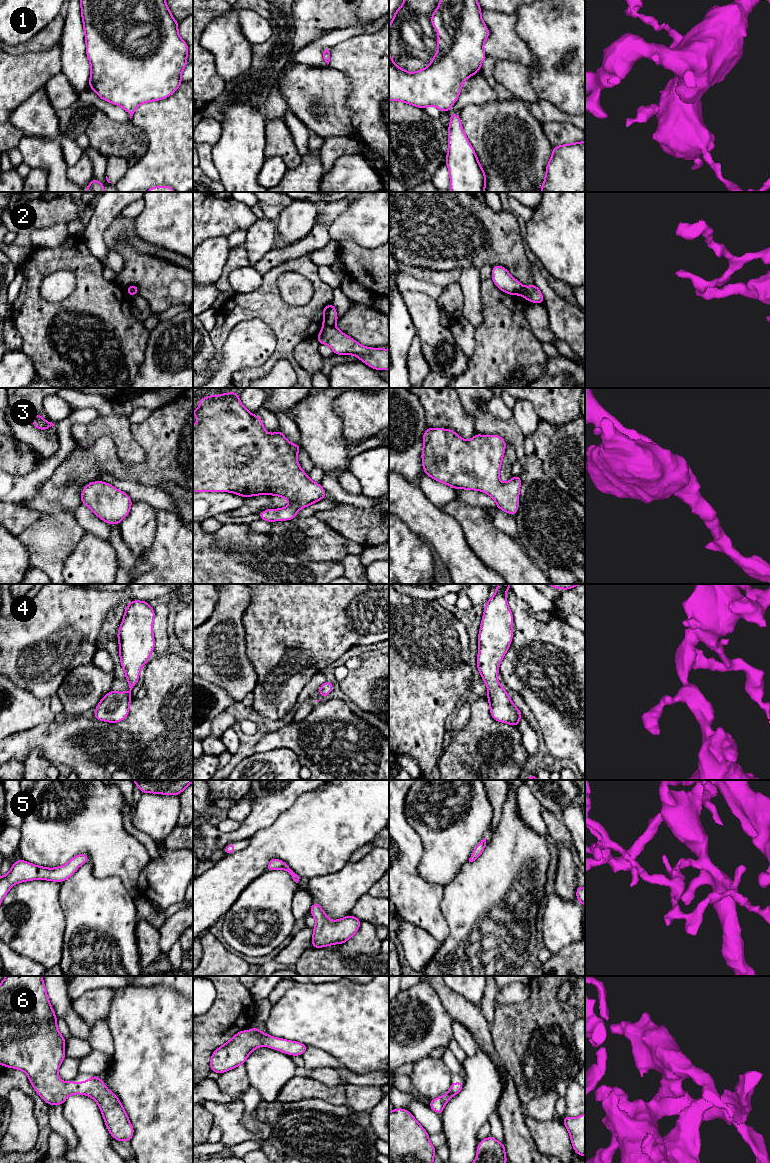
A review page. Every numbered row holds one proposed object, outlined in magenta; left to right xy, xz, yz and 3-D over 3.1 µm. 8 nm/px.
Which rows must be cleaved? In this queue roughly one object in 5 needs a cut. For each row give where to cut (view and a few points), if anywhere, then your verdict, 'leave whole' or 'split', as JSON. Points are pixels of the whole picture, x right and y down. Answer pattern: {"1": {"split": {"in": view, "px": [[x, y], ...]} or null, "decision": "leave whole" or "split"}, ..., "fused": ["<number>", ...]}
{"1": {"split": null, "decision": "leave whole"}, "2": {"split": {"in": "xz", "px": [[323, 324], [334, 326]]}, "decision": "split"}, "3": {"split": null, "decision": "leave whole"}, "4": {"split": null, "decision": "leave whole"}, "5": {"split": null, "decision": "leave whole"}, "6": {"split": null, "decision": "leave whole"}, "fused": ["2"]}

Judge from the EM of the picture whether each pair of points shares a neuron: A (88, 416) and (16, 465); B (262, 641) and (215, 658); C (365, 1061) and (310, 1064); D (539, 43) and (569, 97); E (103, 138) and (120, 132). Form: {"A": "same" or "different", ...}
{"A": "different", "B": "different", "C": "different", "D": "same", "E": "same"}

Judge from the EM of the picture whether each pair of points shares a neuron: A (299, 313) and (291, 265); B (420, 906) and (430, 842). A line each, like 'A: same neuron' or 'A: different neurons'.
A: same neuron
B: different neurons

